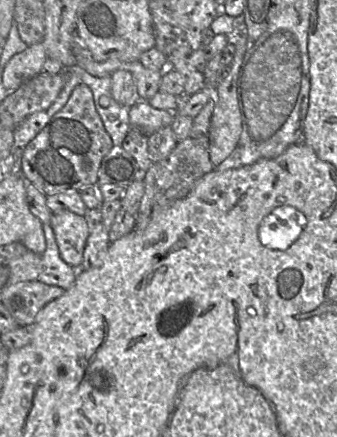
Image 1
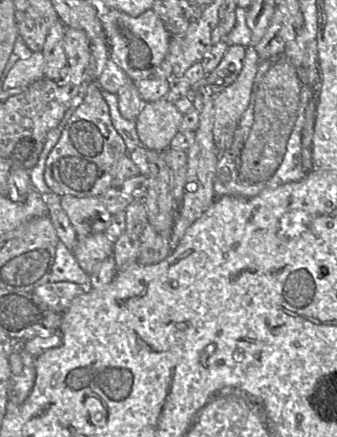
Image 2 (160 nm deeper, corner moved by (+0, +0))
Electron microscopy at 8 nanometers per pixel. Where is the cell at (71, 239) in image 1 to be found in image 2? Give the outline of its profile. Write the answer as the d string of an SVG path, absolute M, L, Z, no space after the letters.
M105 233L79 237L72 252L80 267L90 274L96 266L113 256L114 241Z

